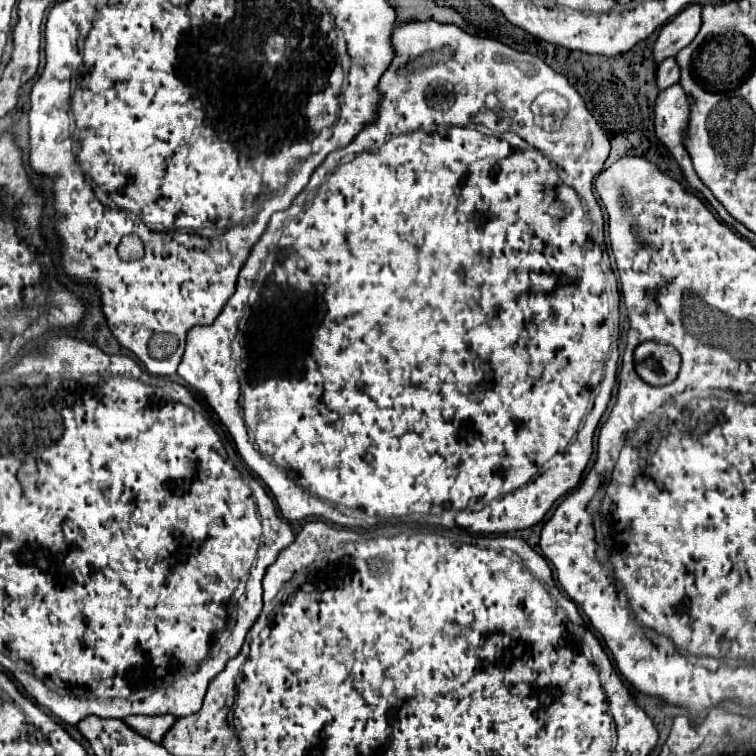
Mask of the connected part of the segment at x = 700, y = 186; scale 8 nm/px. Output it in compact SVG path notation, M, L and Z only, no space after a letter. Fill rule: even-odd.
M674 83L672 87L668 87L668 89L664 89L664 91L660 91L660 95L658 95L658 99L656 99L656 107L654 107L654 115L656 115L656 119L654 119L654 125L656 125L656 135L658 135L658 139L668 147L668 151L674 155L674 159L678 161L678 165L682 167L682 171L684 171L684 175L686 175L686 179L688 179L688 183L694 187L694 189L698 189L708 201L710 201L710 205L716 209L716 213L720 215L720 219L726 223L726 225L730 225L730 227L738 227L738 221L724 209L724 205L712 195L712 191L700 181L700 177L696 175L696 171L694 171L694 167L692 167L692 161L690 161L690 155L688 155L688 151L686 151L686 147L684 147L684 131L688 131L688 115L690 115L690 99L688 99L688 95L684 95L684 89L680 87L680 83Z

